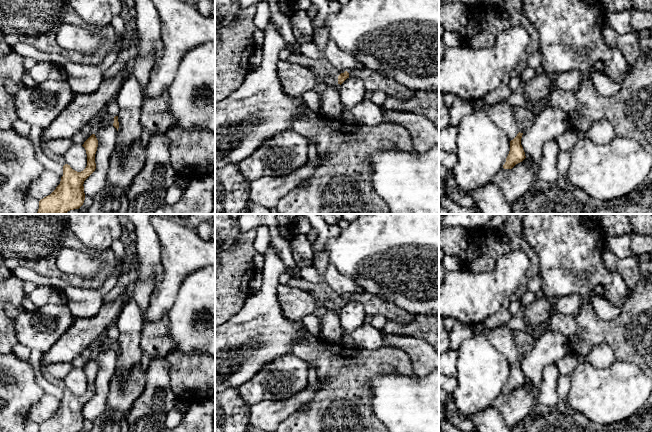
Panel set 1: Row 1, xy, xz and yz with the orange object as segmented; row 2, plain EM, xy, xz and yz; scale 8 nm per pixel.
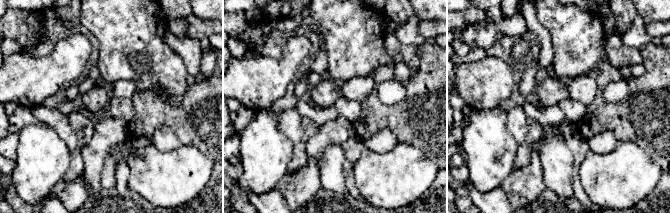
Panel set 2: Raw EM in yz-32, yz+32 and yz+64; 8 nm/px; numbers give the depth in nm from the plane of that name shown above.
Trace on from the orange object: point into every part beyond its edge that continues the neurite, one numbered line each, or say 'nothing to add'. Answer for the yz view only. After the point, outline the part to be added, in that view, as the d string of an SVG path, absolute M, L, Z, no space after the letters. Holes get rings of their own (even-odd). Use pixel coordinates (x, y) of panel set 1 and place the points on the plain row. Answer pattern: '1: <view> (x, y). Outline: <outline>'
1: yz (525, 342). Outline: M513 330L513 337L515 344L518 347L520 357L523 357L532 351L535 342L535 339L532 336L523 331Z

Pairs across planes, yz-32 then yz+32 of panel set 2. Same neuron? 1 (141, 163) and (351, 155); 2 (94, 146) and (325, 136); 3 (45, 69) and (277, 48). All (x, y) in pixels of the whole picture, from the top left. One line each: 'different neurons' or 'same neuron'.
1: different neurons
2: same neuron
3: different neurons

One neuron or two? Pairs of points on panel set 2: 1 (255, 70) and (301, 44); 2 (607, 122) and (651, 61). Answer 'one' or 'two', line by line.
1: one
2: one

